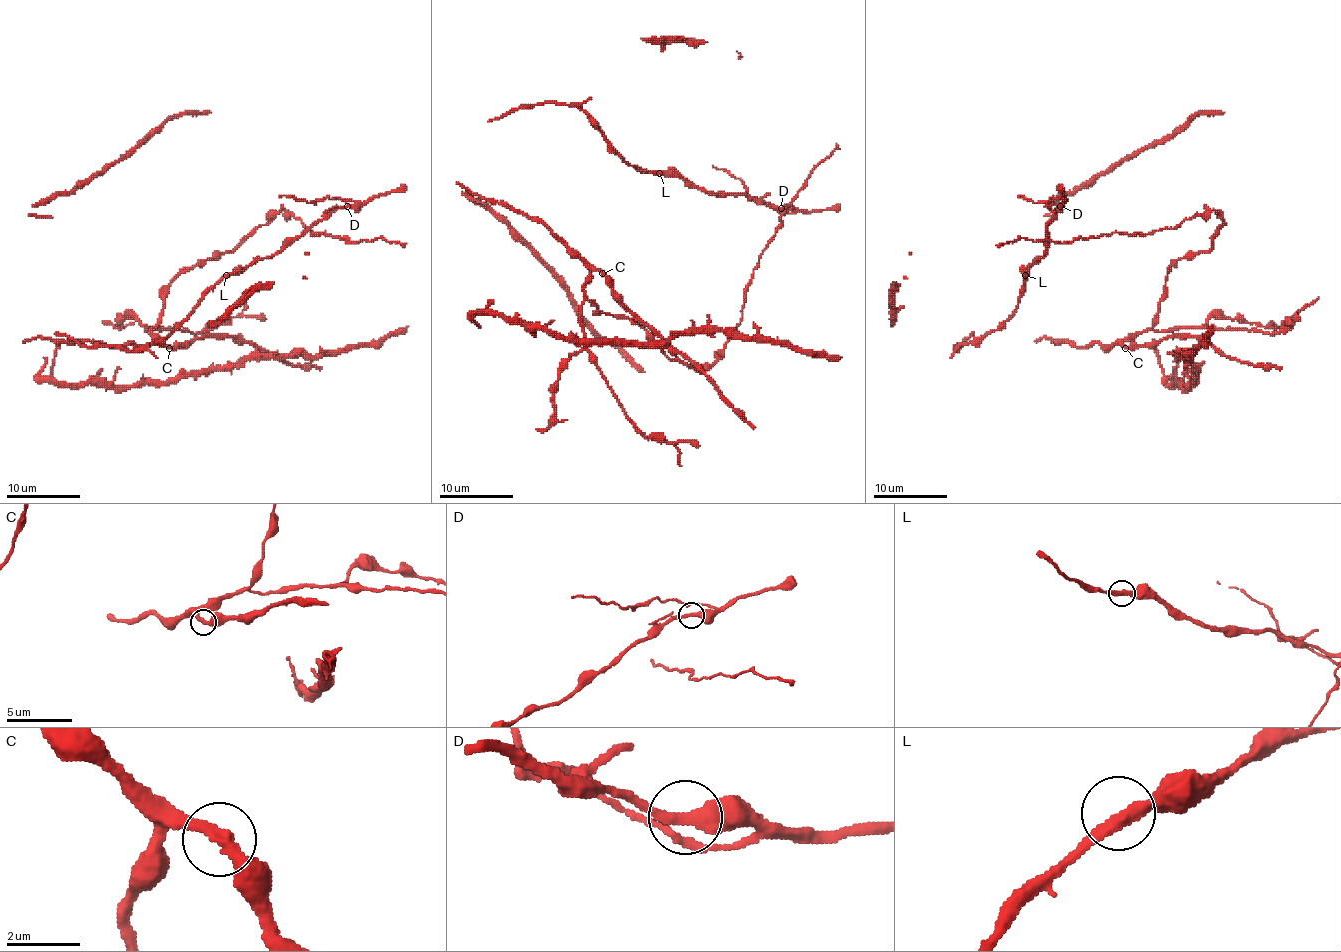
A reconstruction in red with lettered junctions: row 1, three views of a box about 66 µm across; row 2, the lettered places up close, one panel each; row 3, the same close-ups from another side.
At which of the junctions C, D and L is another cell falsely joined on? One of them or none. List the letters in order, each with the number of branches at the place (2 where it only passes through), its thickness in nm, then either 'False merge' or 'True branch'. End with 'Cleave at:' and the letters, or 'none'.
C: Branches: 2. Thickness 340 nm. True branch
D: Branches: 2. Thickness 360 nm. True branch
L: Branches: 2. Thickness 360 nm. True branch
Cleave at: none

